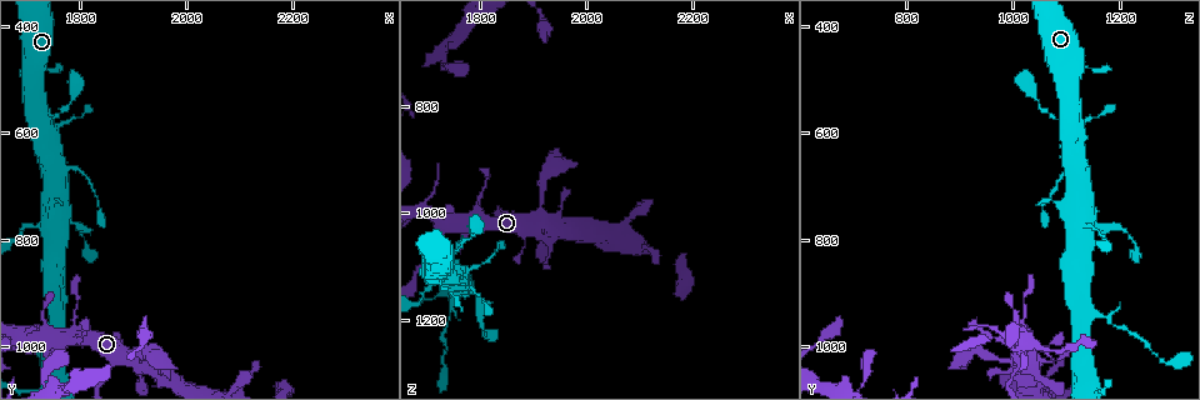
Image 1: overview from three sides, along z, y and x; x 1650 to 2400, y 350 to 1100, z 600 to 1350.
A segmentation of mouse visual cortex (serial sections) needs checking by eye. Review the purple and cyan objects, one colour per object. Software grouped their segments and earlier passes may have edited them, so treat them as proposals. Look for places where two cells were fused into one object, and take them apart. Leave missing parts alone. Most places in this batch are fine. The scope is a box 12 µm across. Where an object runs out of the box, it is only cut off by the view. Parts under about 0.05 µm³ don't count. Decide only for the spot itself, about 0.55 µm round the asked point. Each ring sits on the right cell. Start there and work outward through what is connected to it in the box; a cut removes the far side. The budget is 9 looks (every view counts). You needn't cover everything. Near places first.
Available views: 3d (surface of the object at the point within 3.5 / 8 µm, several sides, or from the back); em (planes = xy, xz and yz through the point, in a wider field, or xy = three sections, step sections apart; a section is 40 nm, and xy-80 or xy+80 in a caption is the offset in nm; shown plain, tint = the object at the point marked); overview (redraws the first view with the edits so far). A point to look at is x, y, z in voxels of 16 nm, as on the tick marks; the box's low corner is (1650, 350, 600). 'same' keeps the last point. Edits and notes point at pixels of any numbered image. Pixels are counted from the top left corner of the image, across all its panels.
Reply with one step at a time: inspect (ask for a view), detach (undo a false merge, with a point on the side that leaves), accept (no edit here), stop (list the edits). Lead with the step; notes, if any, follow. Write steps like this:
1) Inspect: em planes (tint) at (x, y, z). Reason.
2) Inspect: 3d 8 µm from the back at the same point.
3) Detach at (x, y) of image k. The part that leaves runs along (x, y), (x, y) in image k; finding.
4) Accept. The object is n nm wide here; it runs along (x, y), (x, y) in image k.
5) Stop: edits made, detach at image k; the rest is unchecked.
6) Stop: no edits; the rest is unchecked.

Inspect: 3d 8 µm at (1770, 670, 1115).

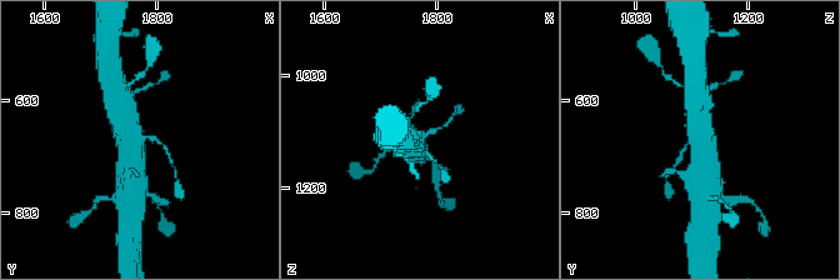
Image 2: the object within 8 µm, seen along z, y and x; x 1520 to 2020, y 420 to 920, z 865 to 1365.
Inspect: 3d 3.5 µm at (1770, 670, 1115).

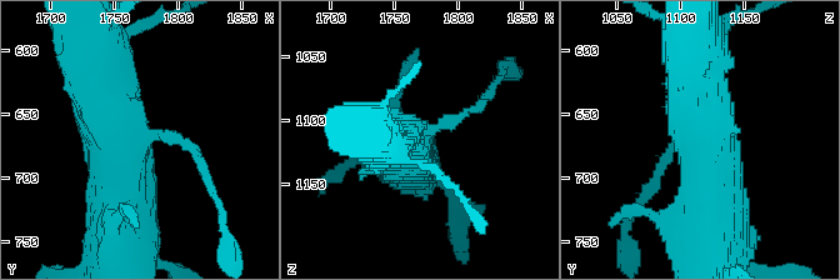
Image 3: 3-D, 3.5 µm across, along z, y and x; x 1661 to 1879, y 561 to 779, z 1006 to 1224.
Inspect: em xy step 3 (tint) at (1770, 668, 1110).

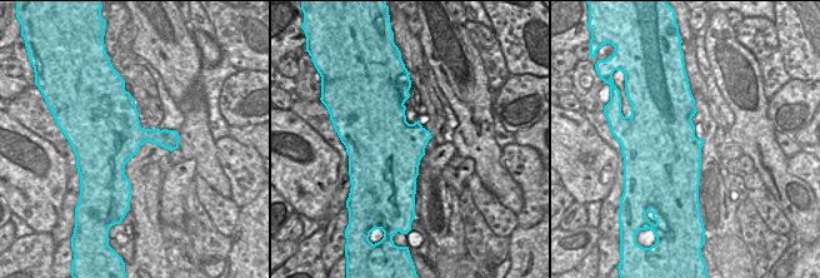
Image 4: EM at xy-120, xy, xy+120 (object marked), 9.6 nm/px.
Accept. It runs along (103, 63), (115, 100), (130, 224) in image 3; continuous, no second cell.

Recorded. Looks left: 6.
Inspect: 3d 3.5 µm from the back at (1815, 800, 1225).

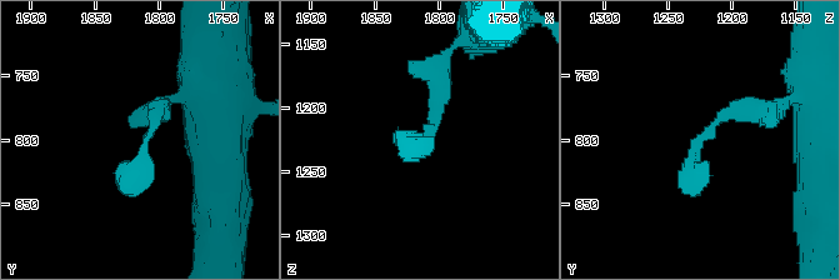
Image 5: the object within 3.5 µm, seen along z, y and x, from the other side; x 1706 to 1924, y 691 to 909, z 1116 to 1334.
Inspect: em planes (tint) at (1812, 802, 1228).

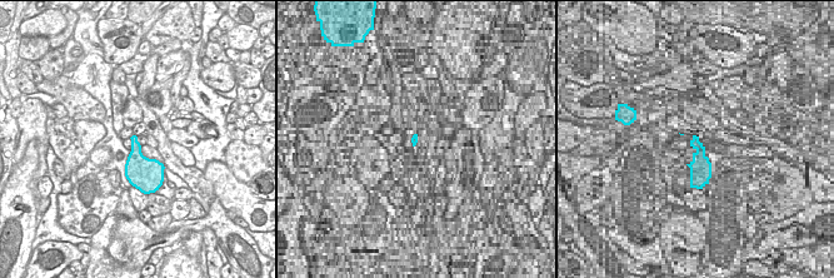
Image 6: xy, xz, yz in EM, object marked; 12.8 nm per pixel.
Accept. It runs along (156, 110), (145, 160), (119, 184) in image 5; one cell here.

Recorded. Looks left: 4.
Inspect: 3d 3.5 µm at (1755, 925, 1130). Side arm on a straight run.

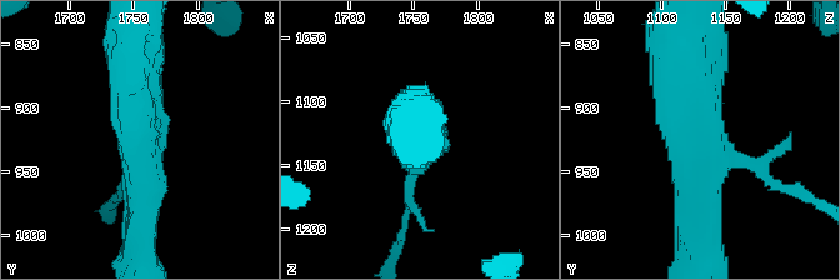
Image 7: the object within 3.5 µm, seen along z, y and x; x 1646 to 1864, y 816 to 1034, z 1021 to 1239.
Inspect: em planes (tint) at (1758, 922, 1128). 3 arms meet here; the arms are 150, 450, 700 nm wide; shape alone is not enough.

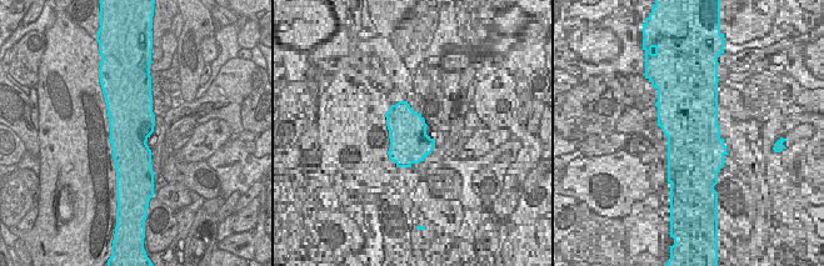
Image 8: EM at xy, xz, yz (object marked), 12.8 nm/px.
Accept. It runs along (685, 58), (698, 104), (698, 228) in image 7; continuous, no second cell.

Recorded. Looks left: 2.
Inspect: em xy step 3 (tint) at (1790, 985, 1005). Thin arm on a thick one.

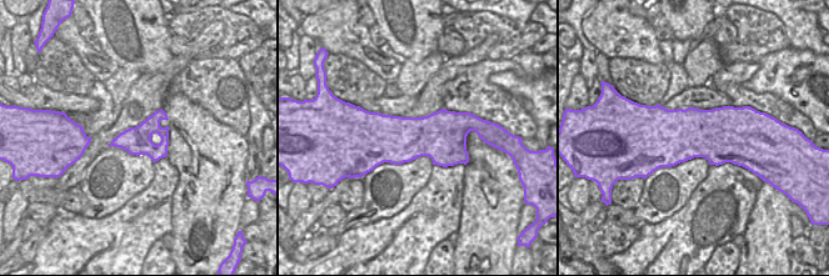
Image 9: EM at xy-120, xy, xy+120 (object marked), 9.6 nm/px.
Inspect: 3d 3.5 µm at the same point.

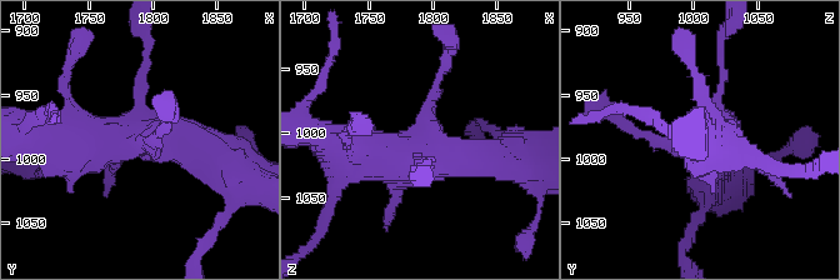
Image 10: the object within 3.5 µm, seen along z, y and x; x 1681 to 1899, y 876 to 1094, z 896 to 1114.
Accept. The object is 480 nm wide here; it runs along (441, 158), (354, 158), (315, 135) in image 10; one cell here.

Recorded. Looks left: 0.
Stop: no edits; the rest is unchecked.

